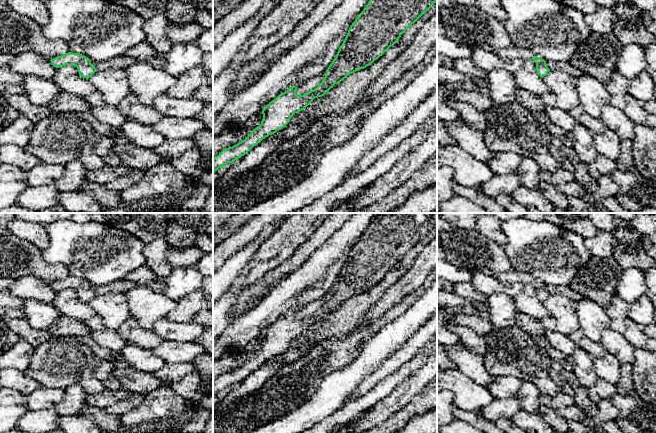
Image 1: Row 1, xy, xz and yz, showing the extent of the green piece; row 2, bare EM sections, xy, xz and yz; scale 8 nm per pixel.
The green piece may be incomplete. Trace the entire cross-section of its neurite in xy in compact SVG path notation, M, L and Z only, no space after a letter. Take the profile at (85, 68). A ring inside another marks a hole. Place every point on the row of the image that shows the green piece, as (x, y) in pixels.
M73 52L57 56L50 61L56 68L60 68L65 65L74 65L77 67L79 75L86 79L89 79L96 71L98 71L95 66L91 64L91 60L88 57Z

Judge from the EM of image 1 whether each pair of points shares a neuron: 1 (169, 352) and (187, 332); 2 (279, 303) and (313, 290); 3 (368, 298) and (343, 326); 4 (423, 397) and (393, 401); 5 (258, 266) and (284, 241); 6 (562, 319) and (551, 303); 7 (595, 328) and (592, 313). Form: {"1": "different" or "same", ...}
{"1": "different", "2": "same", "3": "same", "4": "different", "5": "same", "6": "same", "7": "same"}

